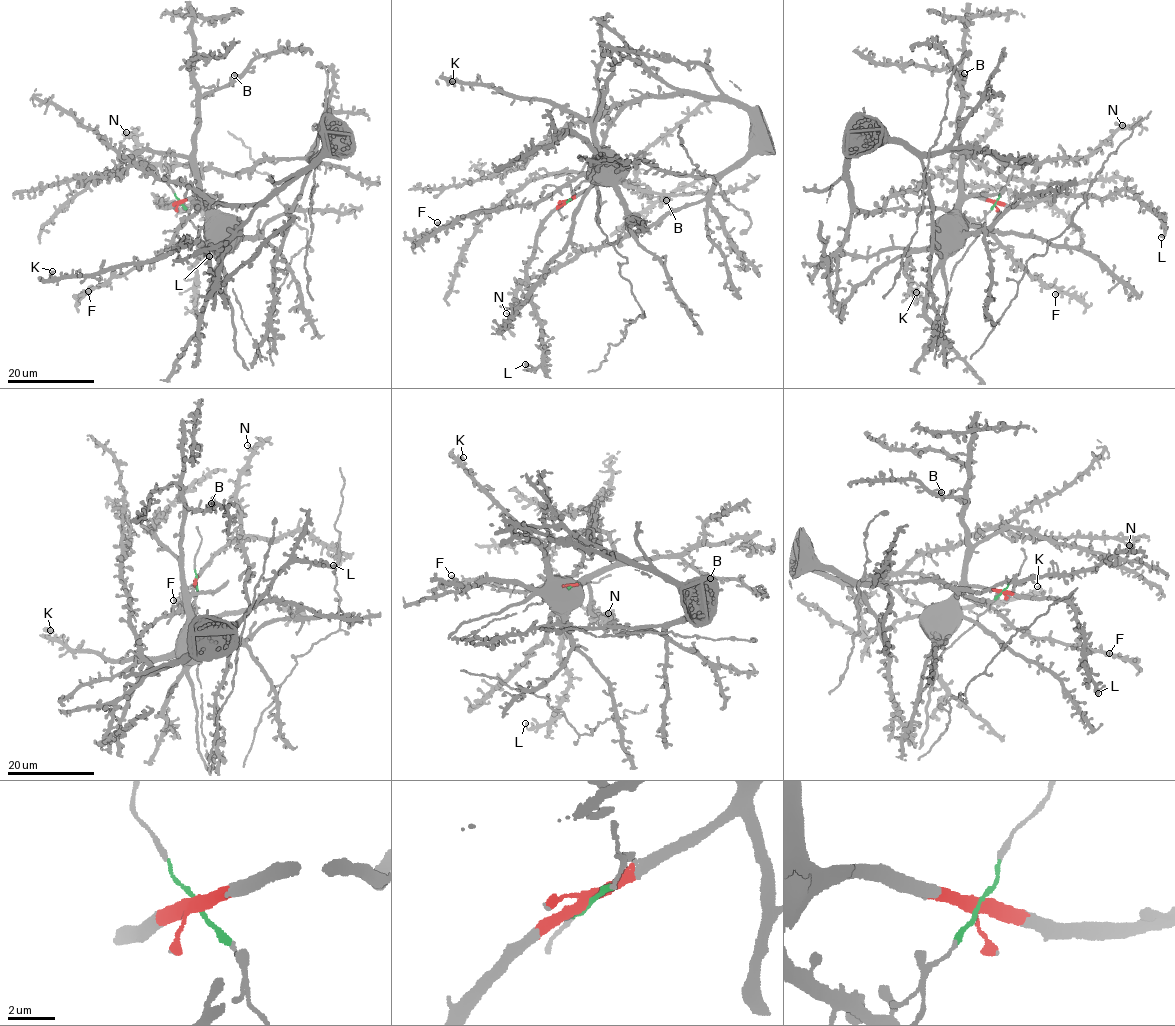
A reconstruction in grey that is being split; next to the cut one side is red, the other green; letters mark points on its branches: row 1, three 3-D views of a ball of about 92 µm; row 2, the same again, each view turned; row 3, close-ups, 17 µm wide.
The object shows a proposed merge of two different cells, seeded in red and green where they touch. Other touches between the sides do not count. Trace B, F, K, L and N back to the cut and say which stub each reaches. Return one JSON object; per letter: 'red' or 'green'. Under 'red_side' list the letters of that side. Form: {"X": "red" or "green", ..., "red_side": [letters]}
{"B": "red", "F": "green", "K": "red", "L": "red", "N": "green", "red_side": ["B", "K", "L"]}

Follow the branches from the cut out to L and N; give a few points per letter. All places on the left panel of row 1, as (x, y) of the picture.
L: (179, 202), (166, 206), (158, 201), (176, 208), (193, 204), (206, 214), (217, 236), (208, 256)
N: (179, 202), (183, 221), (198, 202), (267, 201), (332, 146), (232, 174), (148, 165), (126, 132)

